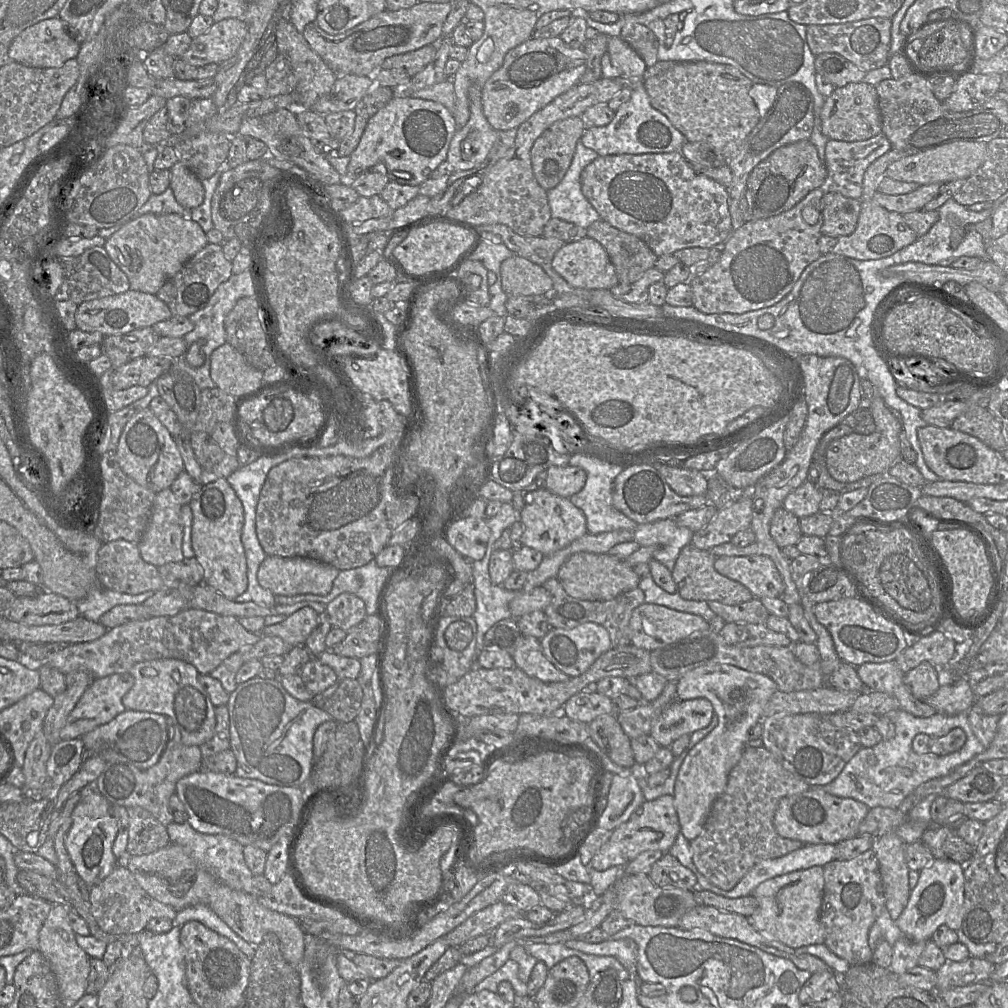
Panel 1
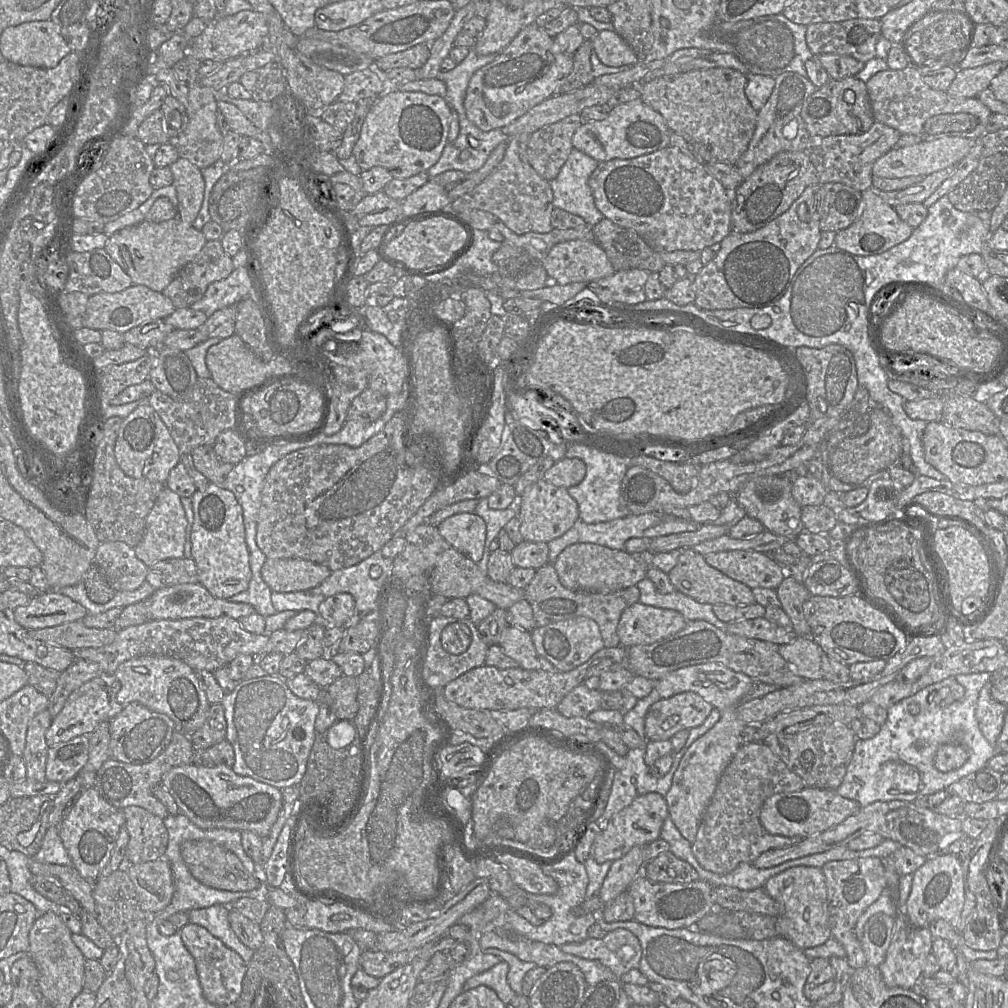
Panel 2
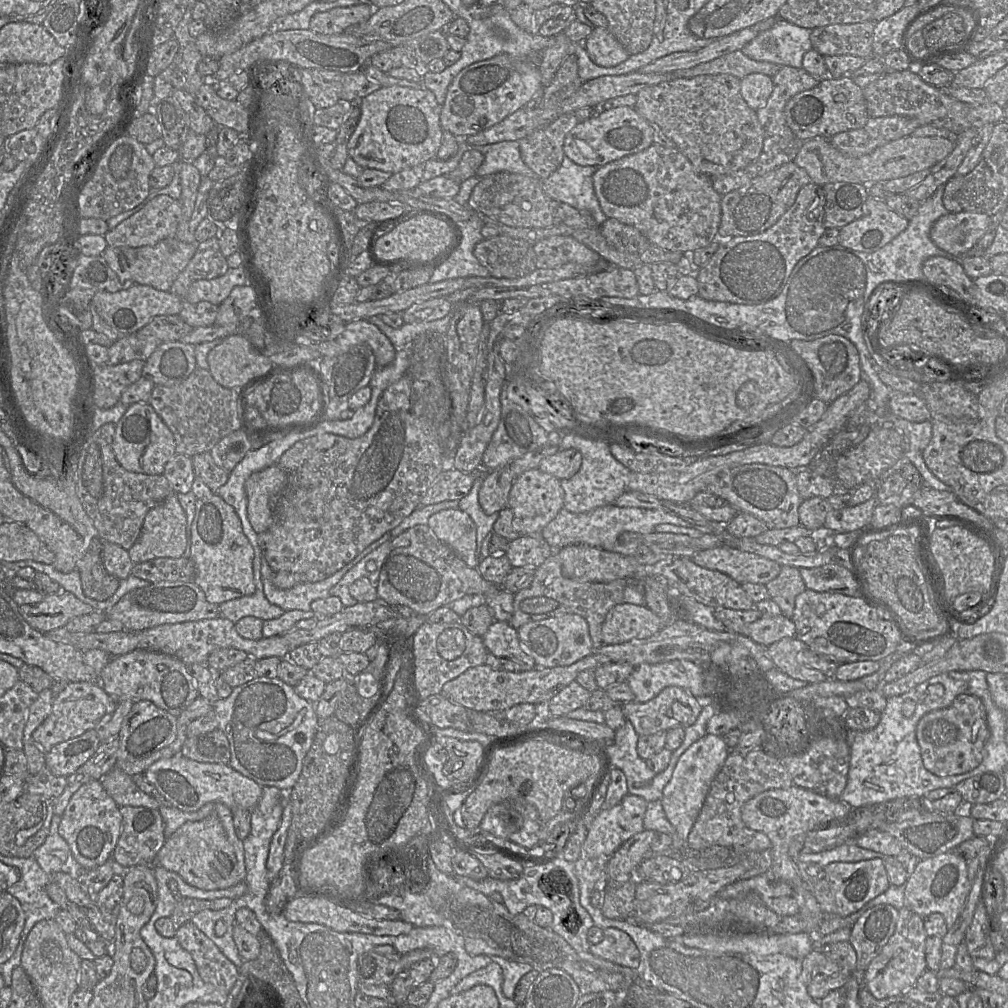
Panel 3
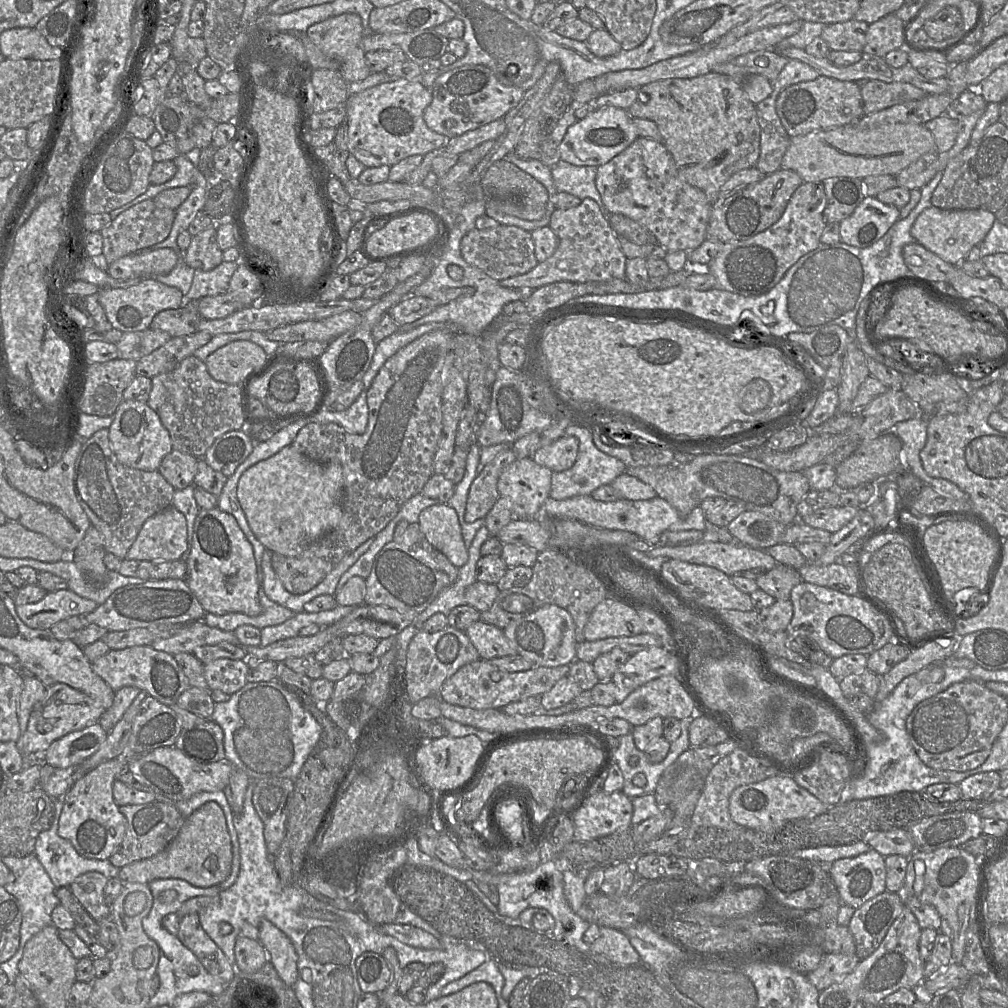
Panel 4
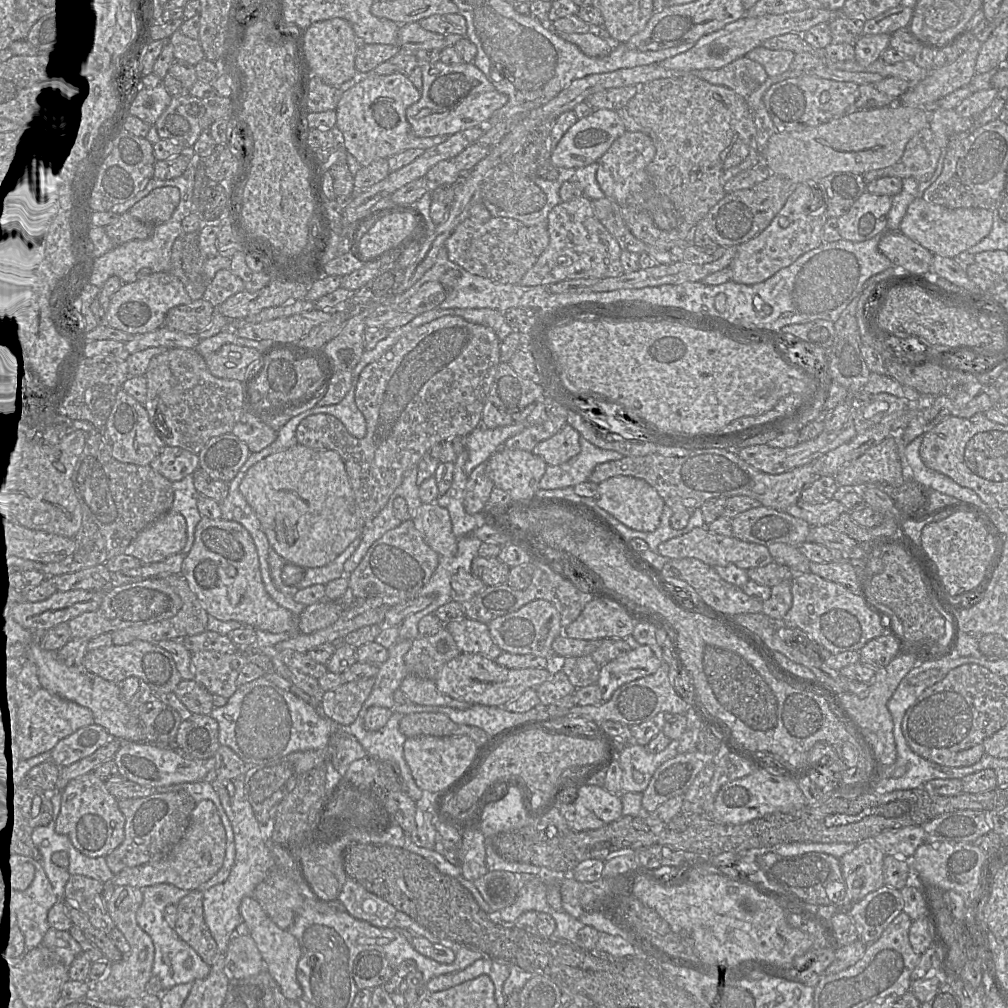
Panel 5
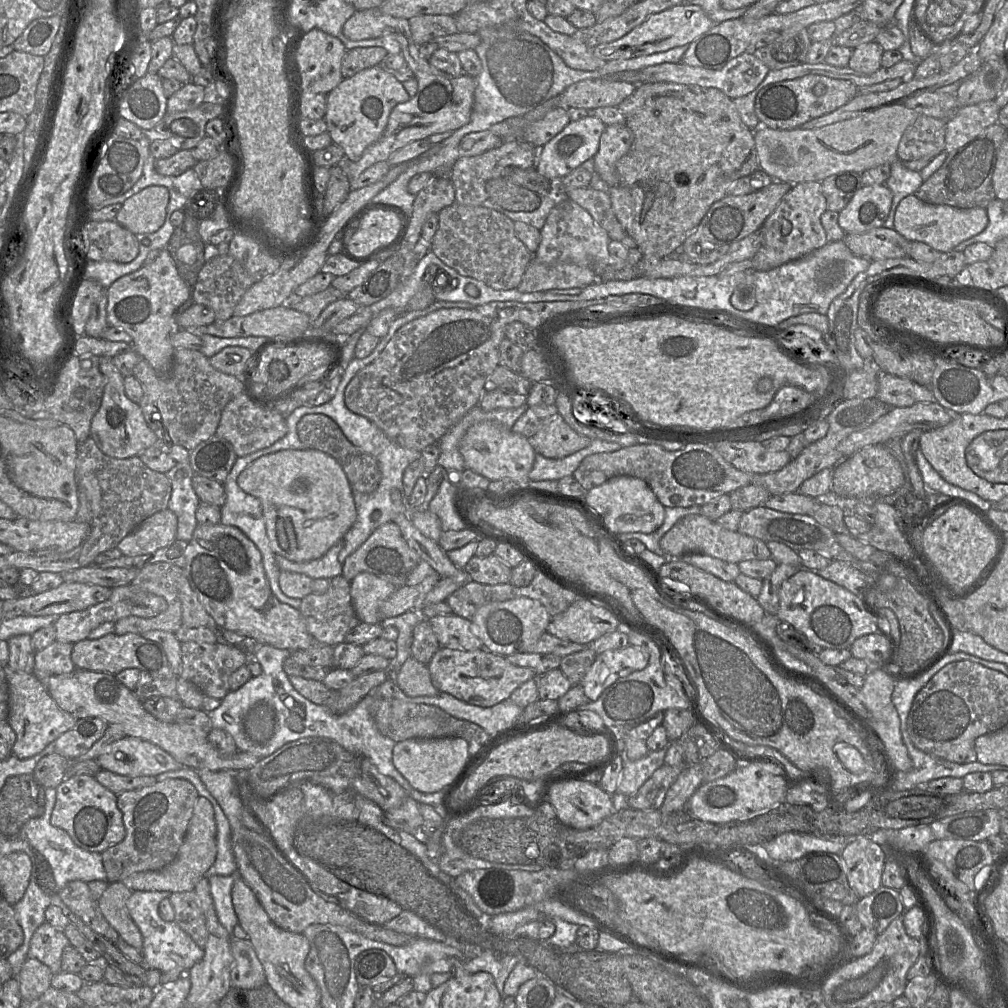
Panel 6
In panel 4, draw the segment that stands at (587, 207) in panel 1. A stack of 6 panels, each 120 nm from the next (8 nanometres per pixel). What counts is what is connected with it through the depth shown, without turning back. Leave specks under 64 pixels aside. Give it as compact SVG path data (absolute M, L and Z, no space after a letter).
M560 160L552 167L552 177L558 192L567 192L580 200L590 198L594 200L600 210L609 220L600 193L595 184L597 167L575 166Z

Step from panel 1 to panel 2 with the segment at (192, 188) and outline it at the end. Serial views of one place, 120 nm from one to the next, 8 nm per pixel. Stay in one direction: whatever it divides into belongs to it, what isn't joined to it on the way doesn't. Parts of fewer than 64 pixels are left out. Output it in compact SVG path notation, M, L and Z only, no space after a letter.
M182 157L169 167L178 197L178 218L193 225L204 199L205 182L201 169Z

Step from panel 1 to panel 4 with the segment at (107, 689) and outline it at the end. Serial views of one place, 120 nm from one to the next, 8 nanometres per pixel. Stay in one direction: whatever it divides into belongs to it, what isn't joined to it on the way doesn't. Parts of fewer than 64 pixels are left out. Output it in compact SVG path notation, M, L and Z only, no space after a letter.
M56 683L47 687L44 698L34 706L23 735L25 765L44 763L38 761L37 756L44 754L53 741L98 722L105 711L99 701L67 684Z

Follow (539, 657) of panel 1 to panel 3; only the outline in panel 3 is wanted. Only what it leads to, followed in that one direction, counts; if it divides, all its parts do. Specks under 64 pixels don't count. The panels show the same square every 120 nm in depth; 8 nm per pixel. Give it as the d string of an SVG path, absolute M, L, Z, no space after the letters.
M494 621L482 636L488 652L519 662L524 671L537 667L535 660L522 648L517 629L507 622Z

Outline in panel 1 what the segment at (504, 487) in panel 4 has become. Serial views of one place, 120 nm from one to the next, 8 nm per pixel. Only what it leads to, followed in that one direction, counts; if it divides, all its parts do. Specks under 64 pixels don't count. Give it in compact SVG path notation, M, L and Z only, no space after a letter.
M540 488L528 494L527 504L520 511L519 520L524 525L523 545L543 555L553 554L588 533L583 511L576 507L569 498L556 495L546 488Z

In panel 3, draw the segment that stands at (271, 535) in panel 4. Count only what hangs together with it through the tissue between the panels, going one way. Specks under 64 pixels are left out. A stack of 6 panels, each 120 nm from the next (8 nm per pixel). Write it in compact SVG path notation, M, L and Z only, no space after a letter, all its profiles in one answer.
M277 464L252 473L246 480L247 515L257 534L272 525L276 503L286 485L287 474Z

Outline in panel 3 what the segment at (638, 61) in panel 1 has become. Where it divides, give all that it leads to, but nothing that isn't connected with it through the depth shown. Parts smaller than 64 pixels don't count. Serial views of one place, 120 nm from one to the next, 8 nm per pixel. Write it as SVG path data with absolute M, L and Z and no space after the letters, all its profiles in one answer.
M594 27L583 43L590 59L602 67L616 66L630 55L608 28Z

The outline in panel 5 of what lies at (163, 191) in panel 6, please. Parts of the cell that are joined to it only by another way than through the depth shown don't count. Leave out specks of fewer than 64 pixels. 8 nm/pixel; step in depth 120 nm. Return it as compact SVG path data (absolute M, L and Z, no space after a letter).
M158 187L135 203L128 212L145 224L162 224L171 218L179 201L180 191L177 187Z

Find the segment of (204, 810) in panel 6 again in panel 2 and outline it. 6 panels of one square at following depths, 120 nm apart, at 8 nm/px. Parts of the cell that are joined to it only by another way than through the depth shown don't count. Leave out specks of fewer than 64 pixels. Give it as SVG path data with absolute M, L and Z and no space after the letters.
M188 840L182 843L181 857L190 873L202 884L229 891L249 891L259 886L260 880L249 873L239 858L216 842L209 840Z

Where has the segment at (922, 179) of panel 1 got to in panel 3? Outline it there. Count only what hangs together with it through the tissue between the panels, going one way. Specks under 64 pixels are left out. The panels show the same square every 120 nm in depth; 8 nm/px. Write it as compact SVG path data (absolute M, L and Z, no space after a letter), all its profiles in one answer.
M909 135L890 141L869 154L849 157L834 148L829 139L814 137L804 141L793 162L807 172L812 183L819 186L836 182L868 185L869 183L884 183L925 169L931 169L946 158L953 149L953 137L915 137Z

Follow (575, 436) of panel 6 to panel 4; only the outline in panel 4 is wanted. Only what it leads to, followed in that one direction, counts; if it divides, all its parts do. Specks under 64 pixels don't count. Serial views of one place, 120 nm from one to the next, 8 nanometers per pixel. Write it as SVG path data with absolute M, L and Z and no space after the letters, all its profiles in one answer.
M563 436L552 444L538 449L533 460L553 472L570 469L576 462L579 440L574 436Z

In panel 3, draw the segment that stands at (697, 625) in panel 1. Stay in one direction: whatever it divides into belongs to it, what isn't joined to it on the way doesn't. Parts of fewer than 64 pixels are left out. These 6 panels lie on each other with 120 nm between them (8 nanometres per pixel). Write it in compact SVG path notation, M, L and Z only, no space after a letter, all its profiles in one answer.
M621 603L607 613L601 639L605 645L622 644L654 635L664 626L662 620L645 605Z

